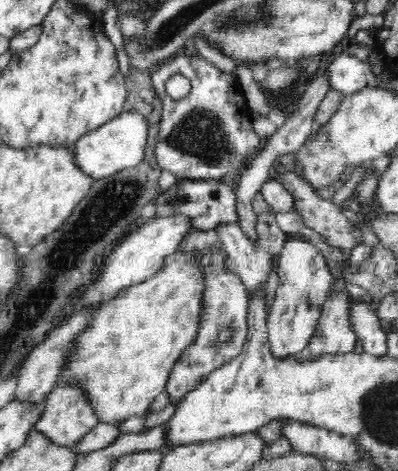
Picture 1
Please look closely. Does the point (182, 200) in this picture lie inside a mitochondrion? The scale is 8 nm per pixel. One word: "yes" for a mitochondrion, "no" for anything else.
yes

